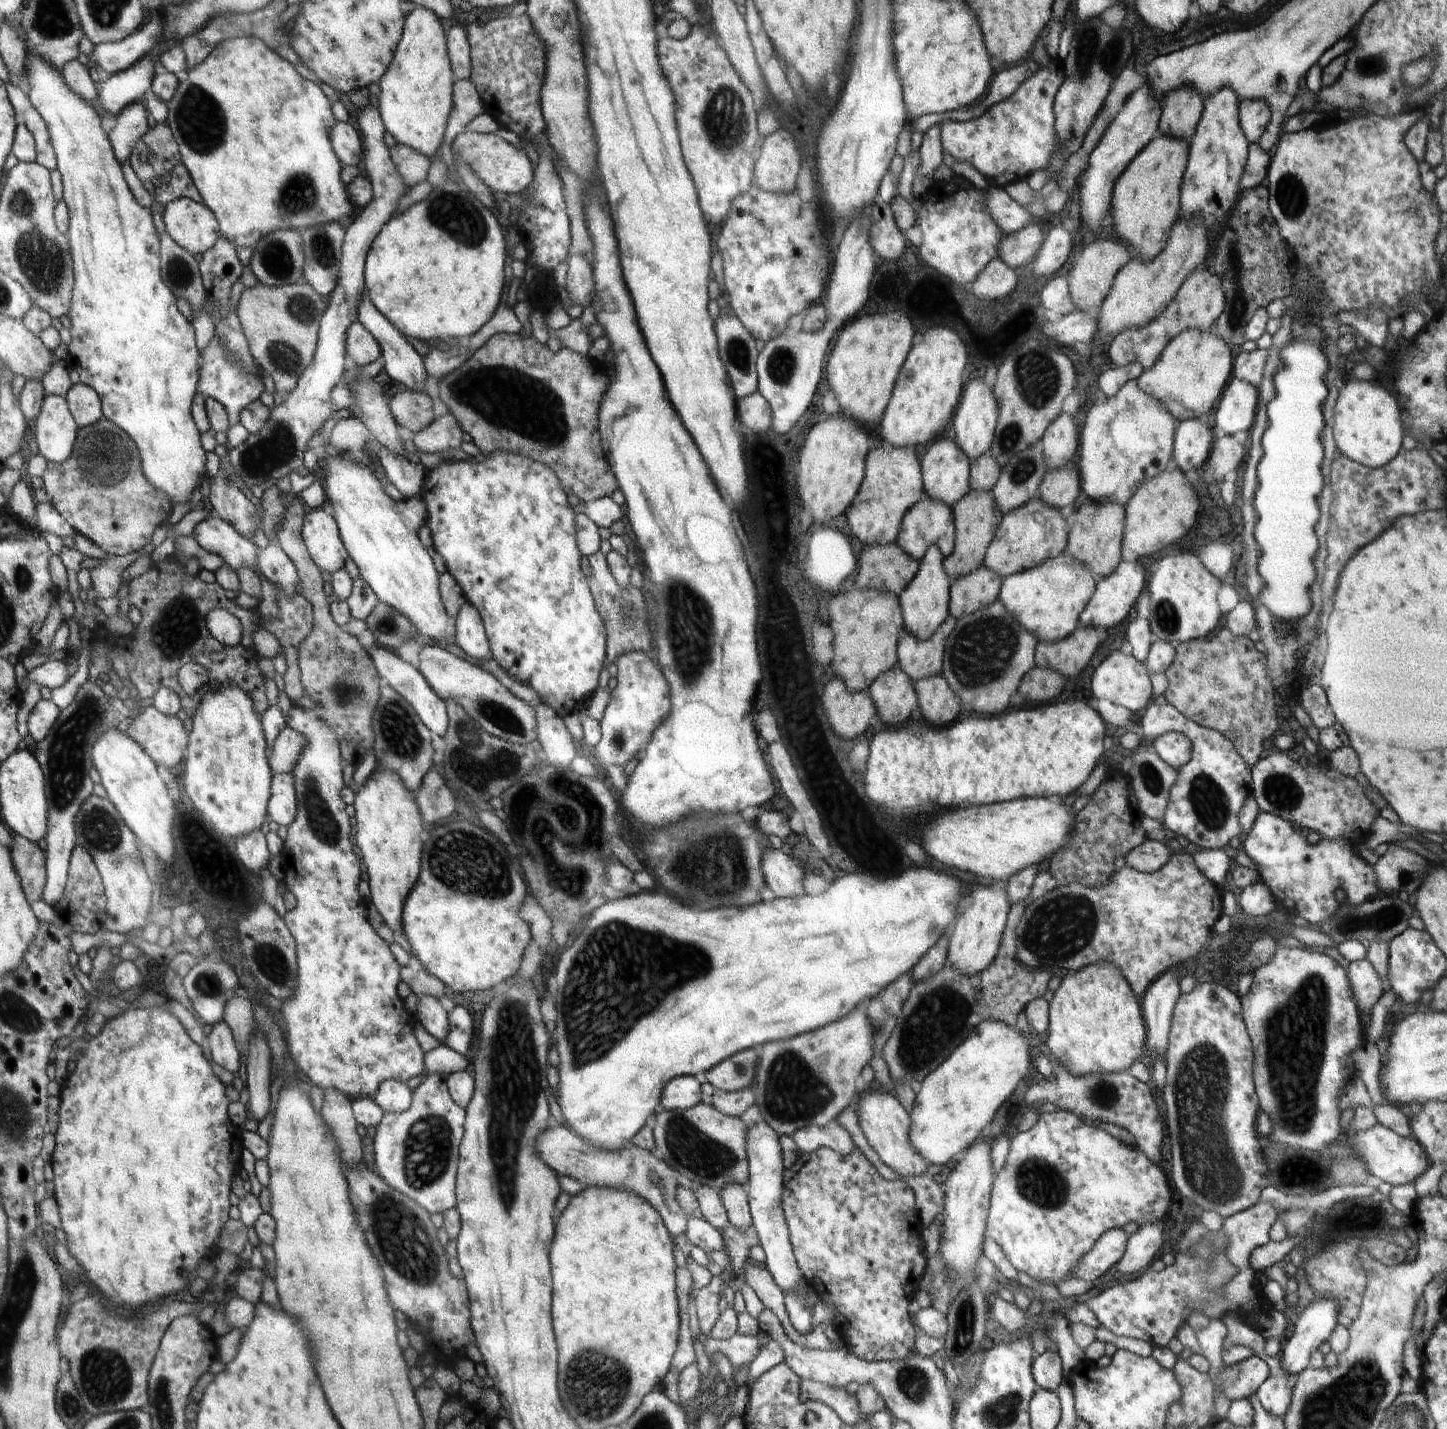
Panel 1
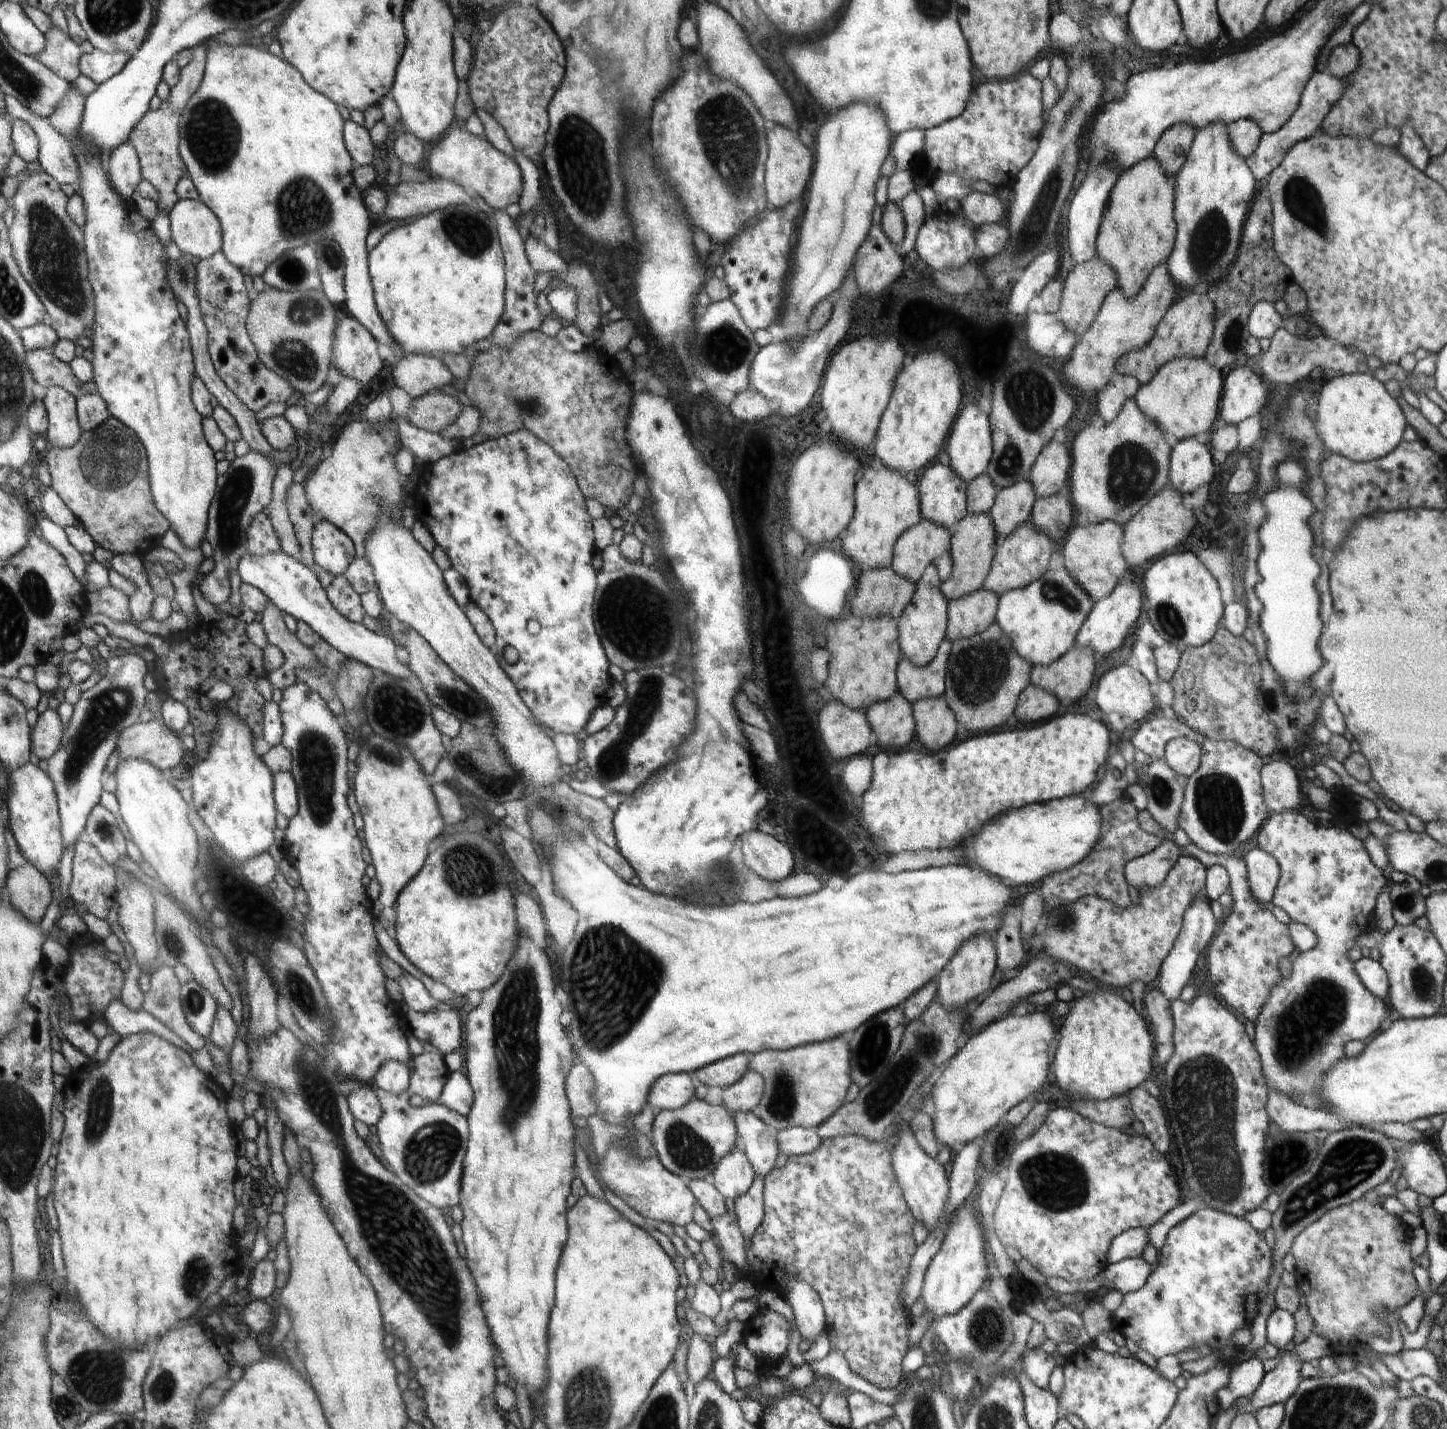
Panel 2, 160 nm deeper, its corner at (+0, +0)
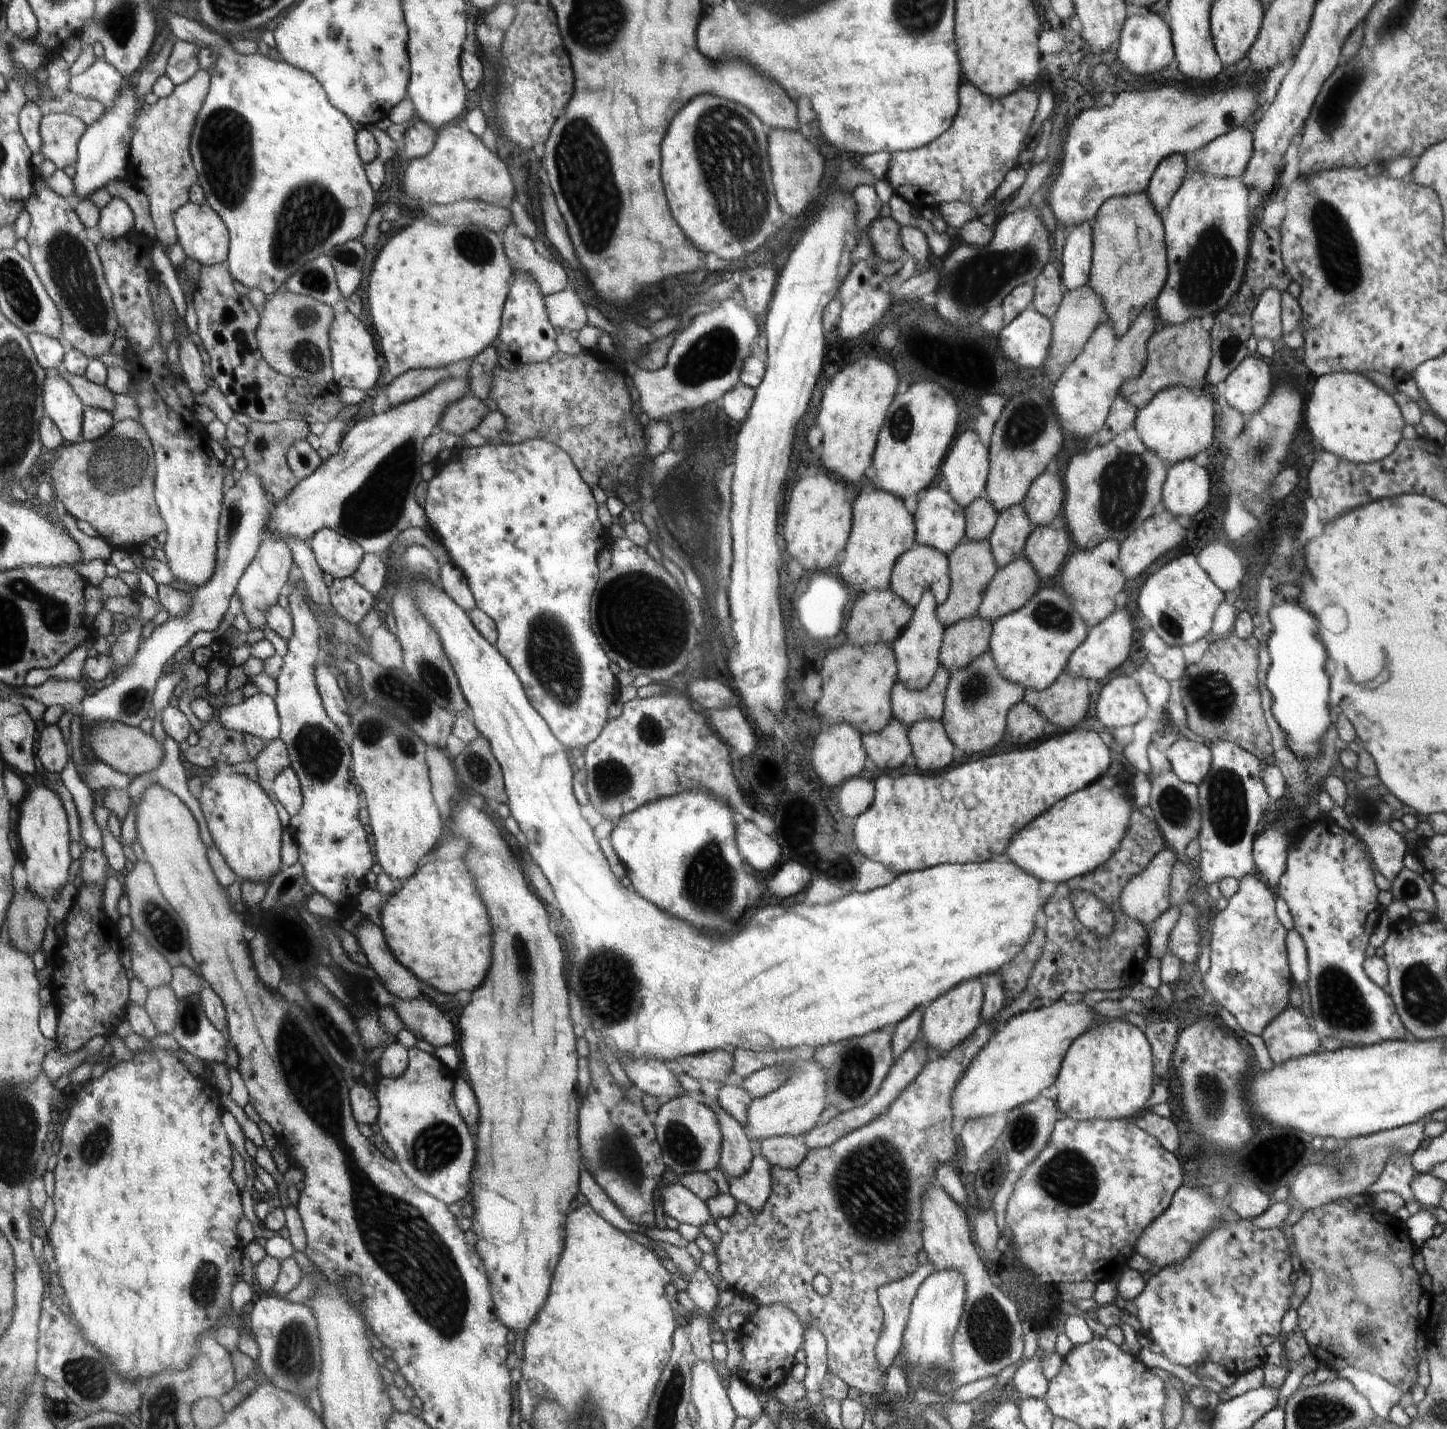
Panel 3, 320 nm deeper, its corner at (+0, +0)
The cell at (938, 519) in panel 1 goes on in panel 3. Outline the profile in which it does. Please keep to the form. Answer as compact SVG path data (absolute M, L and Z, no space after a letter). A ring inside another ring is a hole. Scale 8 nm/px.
M917 544L914 549L910 549L900 556L897 561L898 568L893 568L893 592L902 598L907 605L915 608L926 589L932 589L932 592L934 592L937 606L949 598L951 578L949 576L949 559L946 554L938 552L938 549L932 548L929 545Z

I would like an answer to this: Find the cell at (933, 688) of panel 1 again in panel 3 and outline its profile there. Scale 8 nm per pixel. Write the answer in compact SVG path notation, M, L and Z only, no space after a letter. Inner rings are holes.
M942 720L913 724L909 730L909 739L910 744L913 744L914 770L935 773L952 764L954 744L949 739Z

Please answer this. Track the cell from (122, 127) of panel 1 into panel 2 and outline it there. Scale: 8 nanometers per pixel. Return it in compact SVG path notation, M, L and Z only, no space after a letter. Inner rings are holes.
M130 140L109 154L107 168L110 172L110 180L113 181L117 192L126 200L131 201L132 192L142 179L139 159Z

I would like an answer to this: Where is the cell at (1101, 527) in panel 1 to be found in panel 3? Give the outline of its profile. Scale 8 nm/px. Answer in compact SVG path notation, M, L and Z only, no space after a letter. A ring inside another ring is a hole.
M1103 540L1095 549L1079 550L1063 564L1060 590L1072 600L1088 630L1098 626L1117 610L1114 598L1124 586L1118 562L1119 544L1115 540Z

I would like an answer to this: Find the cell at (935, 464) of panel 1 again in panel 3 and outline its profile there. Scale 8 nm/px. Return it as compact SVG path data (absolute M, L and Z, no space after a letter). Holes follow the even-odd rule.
M939 485L926 488L926 492L918 500L914 516L917 542L920 545L929 545L948 556L965 539L967 527L965 510L954 500L952 493L942 490Z

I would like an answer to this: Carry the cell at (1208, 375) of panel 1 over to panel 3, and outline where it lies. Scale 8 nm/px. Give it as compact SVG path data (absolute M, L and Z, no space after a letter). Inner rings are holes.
M1170 386L1156 392L1144 408L1138 408L1135 417L1136 433L1150 452L1158 454L1167 466L1182 460L1196 458L1214 441L1215 411L1214 399L1203 390Z

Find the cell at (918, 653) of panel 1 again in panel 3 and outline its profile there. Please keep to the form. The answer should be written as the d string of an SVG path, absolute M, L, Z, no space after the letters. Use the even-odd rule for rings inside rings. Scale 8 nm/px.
M940 664L934 678L923 691L908 690L901 680L893 690L893 713L907 727L920 721L940 721L950 673Z

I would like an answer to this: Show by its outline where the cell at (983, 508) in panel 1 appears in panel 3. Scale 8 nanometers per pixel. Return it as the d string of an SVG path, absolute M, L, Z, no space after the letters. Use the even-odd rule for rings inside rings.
M964 539L948 554L948 559L951 590L949 591L949 598L941 605L938 605L936 610L938 620L944 625L944 628L948 628L960 621L971 619L977 614L989 582L994 578L998 569L989 539L983 541L968 541Z

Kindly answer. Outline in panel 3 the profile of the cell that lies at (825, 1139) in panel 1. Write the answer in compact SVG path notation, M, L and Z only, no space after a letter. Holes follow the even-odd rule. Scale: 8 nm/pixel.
M804 1136L770 1137L760 1141L760 1152L771 1166L793 1169L805 1160L809 1149Z

